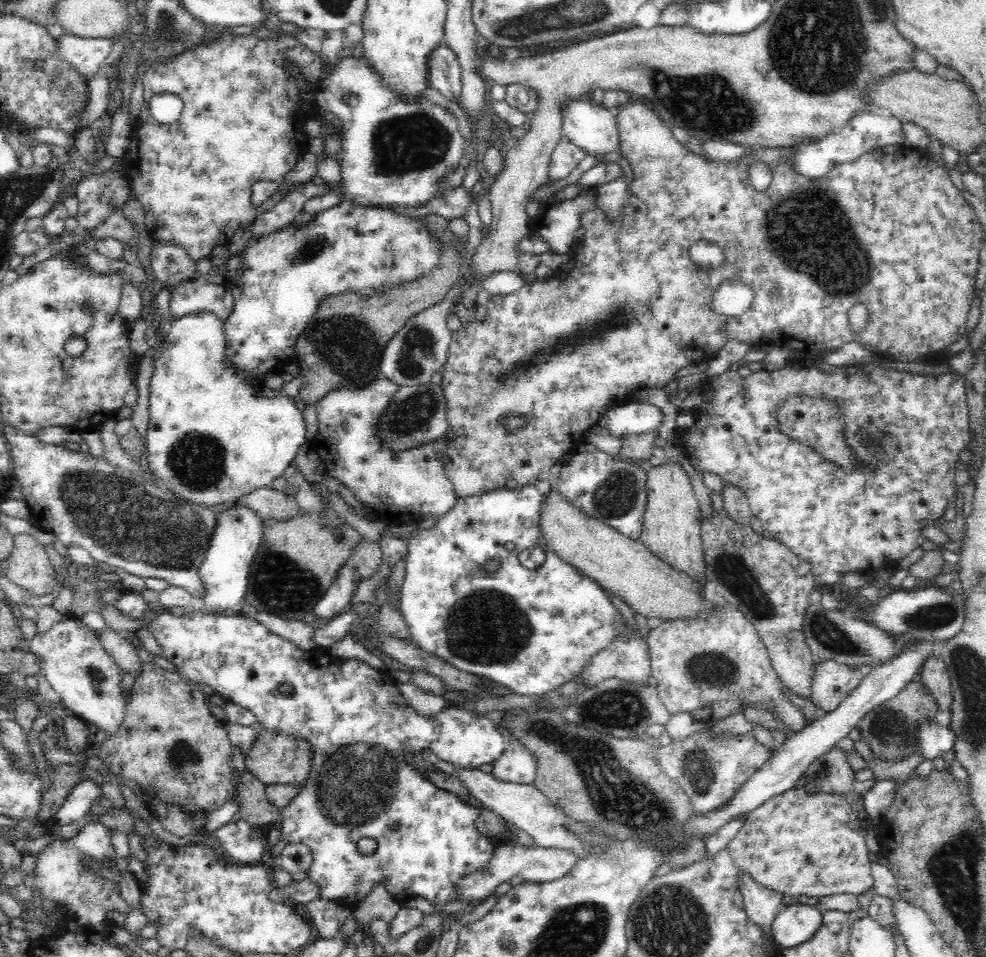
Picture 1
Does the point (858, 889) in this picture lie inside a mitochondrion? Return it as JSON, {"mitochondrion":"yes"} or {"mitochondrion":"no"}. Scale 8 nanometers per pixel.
{"mitochondrion":"no"}

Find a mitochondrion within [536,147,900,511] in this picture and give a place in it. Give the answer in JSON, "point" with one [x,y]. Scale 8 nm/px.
{"point":[795,225]}

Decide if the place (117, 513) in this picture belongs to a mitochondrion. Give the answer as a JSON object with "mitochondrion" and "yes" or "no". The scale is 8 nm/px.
{"mitochondrion":"yes"}

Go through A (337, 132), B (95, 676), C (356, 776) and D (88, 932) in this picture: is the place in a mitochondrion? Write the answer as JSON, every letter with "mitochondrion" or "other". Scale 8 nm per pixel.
{"A":"other","B":"mitochondrion","C":"mitochondrion","D":"other"}

